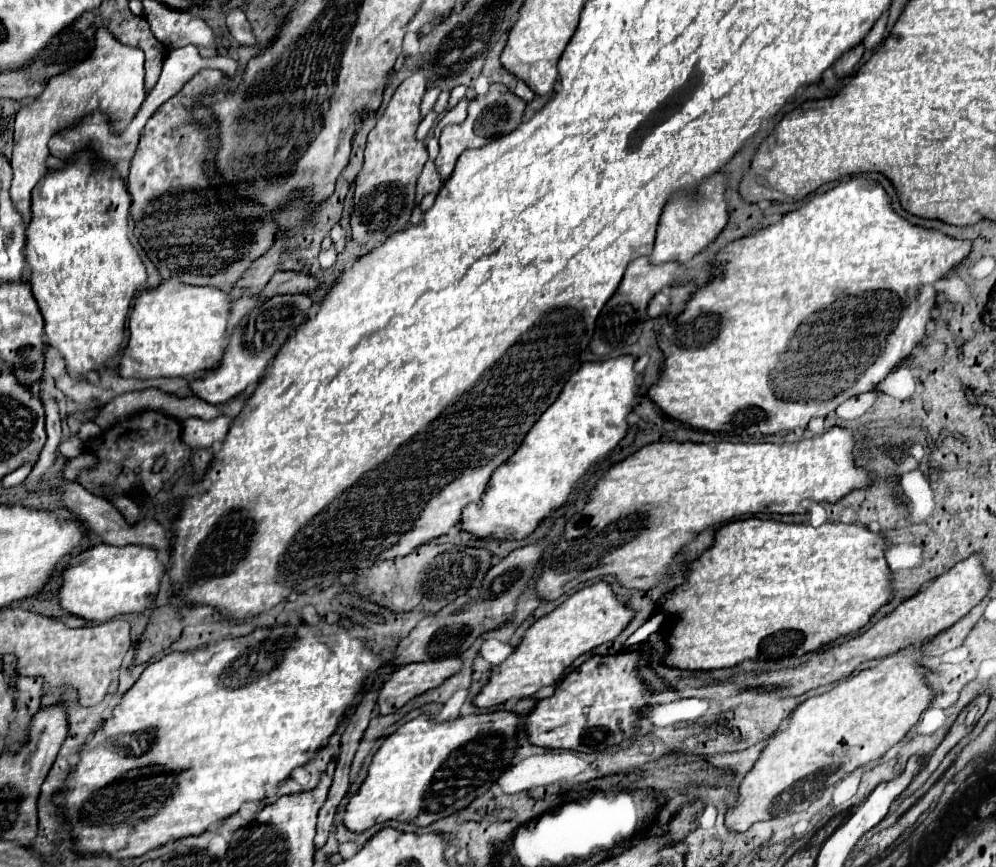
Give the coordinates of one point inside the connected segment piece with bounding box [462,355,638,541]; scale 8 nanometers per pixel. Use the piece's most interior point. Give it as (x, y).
(589, 419)

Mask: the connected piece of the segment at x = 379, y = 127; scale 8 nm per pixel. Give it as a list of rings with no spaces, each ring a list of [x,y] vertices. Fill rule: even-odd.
[[[424,71],[412,73],[394,93],[386,111],[378,119],[376,127],[368,135],[366,161],[356,177],[354,211],[350,217],[352,241],[374,249],[388,237],[410,227],[410,215],[416,207],[416,179],[428,161],[426,143],[416,139],[416,129],[422,121],[420,103],[428,89]]]

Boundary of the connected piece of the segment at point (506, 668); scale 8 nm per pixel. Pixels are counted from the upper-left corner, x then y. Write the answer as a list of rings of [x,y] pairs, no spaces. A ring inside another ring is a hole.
[[[598,581],[576,591],[552,613],[540,617],[526,631],[516,651],[504,663],[492,667],[490,681],[478,693],[474,705],[492,707],[508,699],[530,697],[546,685],[556,685],[560,677],[564,677],[566,669],[574,663],[574,659],[578,659],[582,653],[596,649],[602,643],[616,639],[626,629],[634,615],[636,611],[626,607],[626,603],[620,601],[618,595],[614,595],[612,585],[606,581]]]

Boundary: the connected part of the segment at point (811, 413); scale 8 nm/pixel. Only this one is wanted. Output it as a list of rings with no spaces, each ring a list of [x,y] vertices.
[[[852,177],[848,181],[840,181],[836,187],[828,189],[826,193],[812,197],[800,209],[786,213],[780,223],[770,225],[756,235],[748,235],[734,243],[728,243],[718,253],[716,257],[718,271],[714,279],[692,295],[686,309],[674,323],[666,323],[662,327],[658,345],[664,351],[666,361],[658,383],[650,387],[648,395],[662,409],[662,413],[702,431],[726,431],[736,435],[754,435],[754,433],[774,435],[780,431],[794,431],[798,427],[806,429],[812,417],[828,417],[846,399],[876,389],[876,385],[884,381],[888,373],[892,373],[898,365],[902,365],[910,357],[912,349],[918,343],[922,343],[926,335],[926,325],[932,319],[932,309],[936,309],[938,293],[934,289],[934,283],[946,277],[952,269],[956,269],[970,255],[970,249],[972,241],[954,239],[950,235],[944,235],[942,231],[918,227],[900,217],[892,207],[890,195],[876,179],[868,181],[866,177]]]

